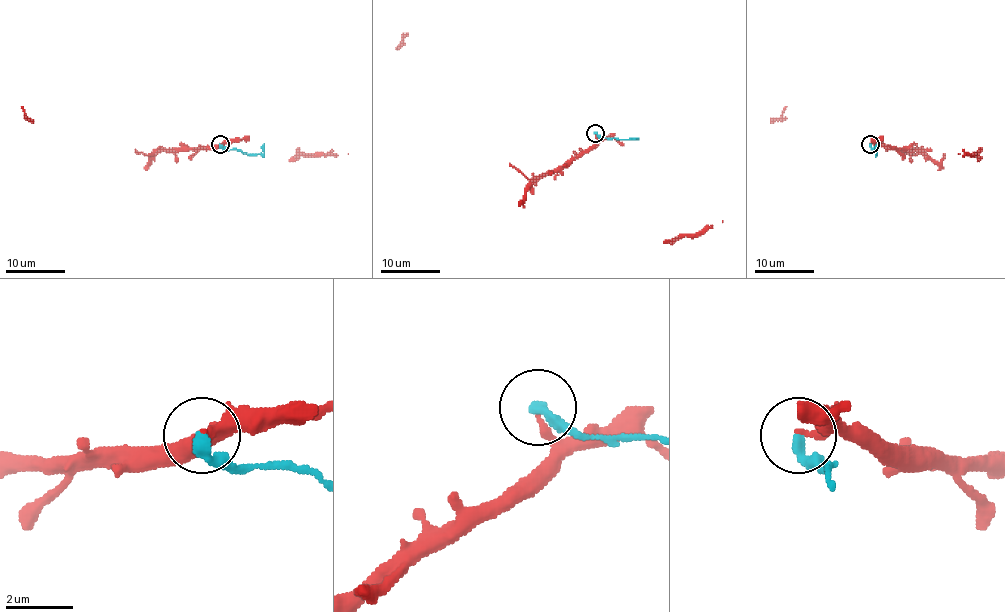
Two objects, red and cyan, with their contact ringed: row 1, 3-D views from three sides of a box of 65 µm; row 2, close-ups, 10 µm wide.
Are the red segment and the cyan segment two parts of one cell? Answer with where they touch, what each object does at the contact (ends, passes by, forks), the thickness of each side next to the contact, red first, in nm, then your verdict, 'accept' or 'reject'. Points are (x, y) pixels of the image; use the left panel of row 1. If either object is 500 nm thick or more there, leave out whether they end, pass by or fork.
at (220, 144); red ends there; cyan ends there; 200 nm thick on the red side, 320 nm on the other; reject

